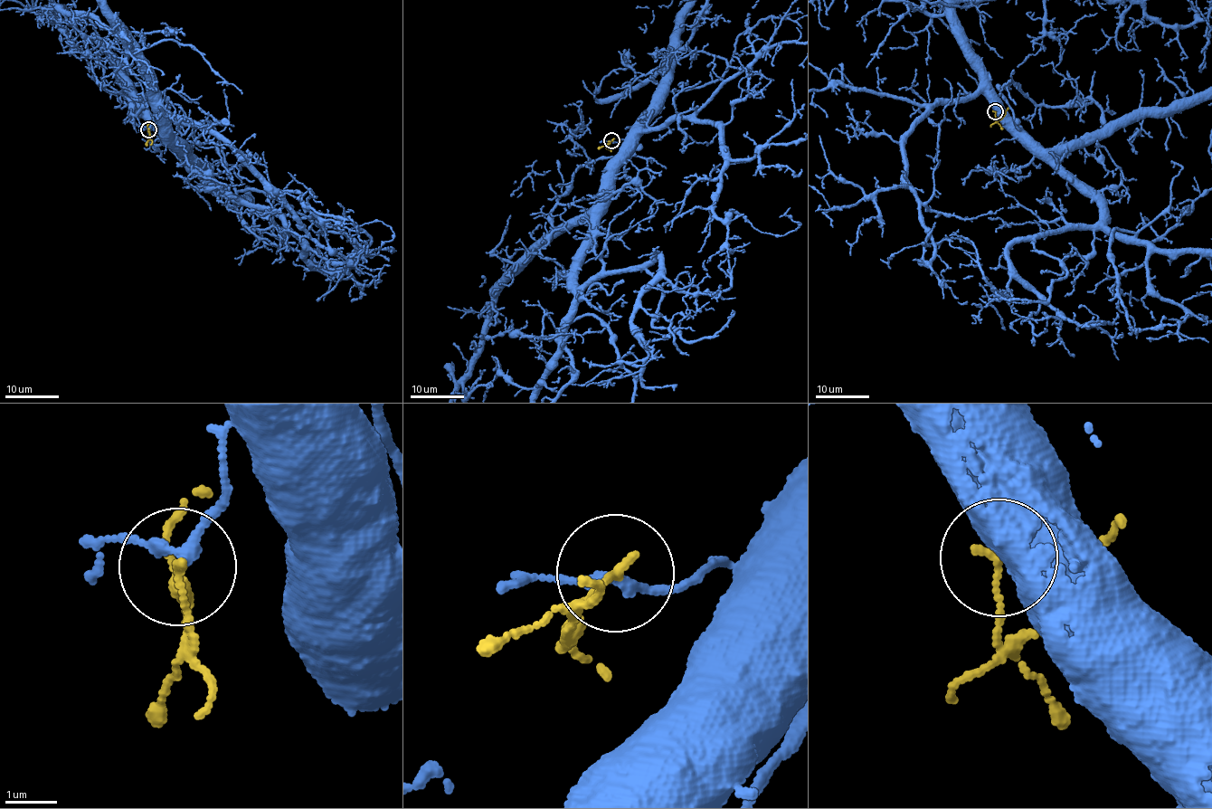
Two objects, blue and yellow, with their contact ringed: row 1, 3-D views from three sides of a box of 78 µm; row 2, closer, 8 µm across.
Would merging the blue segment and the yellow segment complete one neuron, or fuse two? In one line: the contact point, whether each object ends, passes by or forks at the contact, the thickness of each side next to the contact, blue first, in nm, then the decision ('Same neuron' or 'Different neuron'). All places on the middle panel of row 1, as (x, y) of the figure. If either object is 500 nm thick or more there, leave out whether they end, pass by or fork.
Place: (611, 140). At the ring blue passes by. At the ring yellow ends. Thickness 200 nm (blue) against 140 nm. Same neuron

